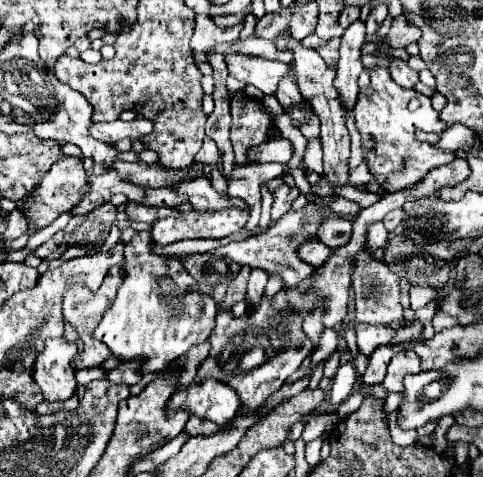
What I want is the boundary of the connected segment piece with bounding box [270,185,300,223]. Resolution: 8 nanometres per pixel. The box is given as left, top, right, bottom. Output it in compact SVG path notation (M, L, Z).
M282 185L282 187L278 187L278 189L274 191L274 203L272 203L272 211L270 211L272 223L274 223L276 219L280 219L280 215L284 215L284 213L290 209L292 201L294 201L298 195L300 195L300 191L298 191L296 187L288 187L288 185Z

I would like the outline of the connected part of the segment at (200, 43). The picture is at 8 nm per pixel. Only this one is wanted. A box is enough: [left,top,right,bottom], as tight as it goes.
[190,15,244,53]

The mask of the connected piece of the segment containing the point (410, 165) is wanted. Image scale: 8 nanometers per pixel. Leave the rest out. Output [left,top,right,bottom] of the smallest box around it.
[354,65,455,193]

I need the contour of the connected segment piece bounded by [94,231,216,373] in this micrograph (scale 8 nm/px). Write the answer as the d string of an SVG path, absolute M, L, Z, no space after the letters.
M146 231L136 233L132 241L126 243L124 269L128 275L112 307L102 315L94 331L94 339L106 343L116 359L144 359L142 373L166 369L174 359L186 355L192 345L206 341L216 325L216 305L208 303L208 295L198 293L196 279L186 273L178 259L154 255L150 251L152 245L154 241Z

